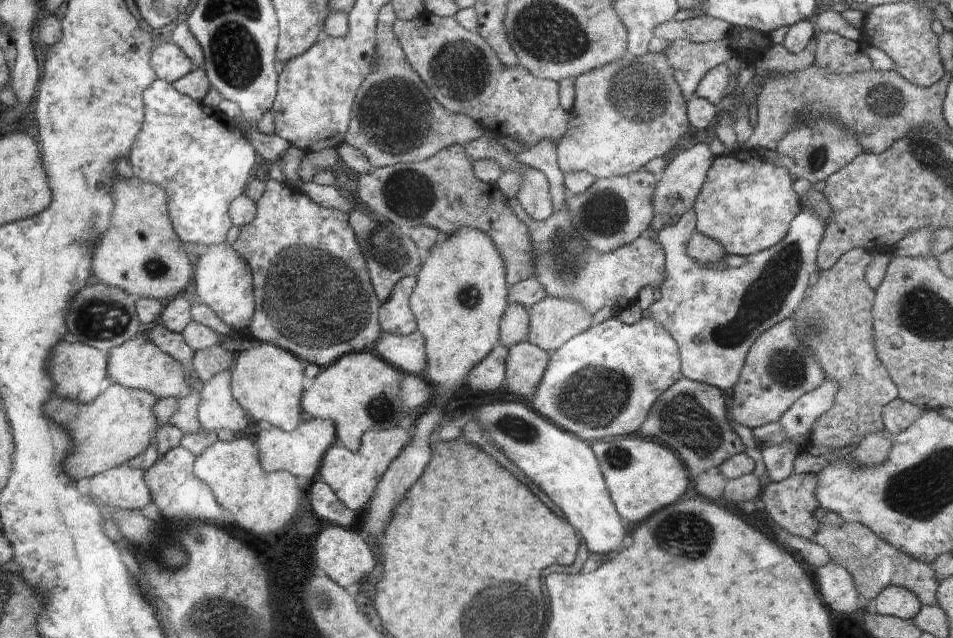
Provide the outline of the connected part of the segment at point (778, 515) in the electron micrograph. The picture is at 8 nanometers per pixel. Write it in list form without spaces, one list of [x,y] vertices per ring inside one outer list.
[[[814,473],[810,474],[789,474],[782,481],[772,481],[763,490],[758,502],[763,510],[768,513],[780,528],[794,534],[794,536],[812,540],[816,532],[820,532],[822,521],[814,516],[814,512],[820,508],[816,498],[816,488],[818,488],[818,478]]]

